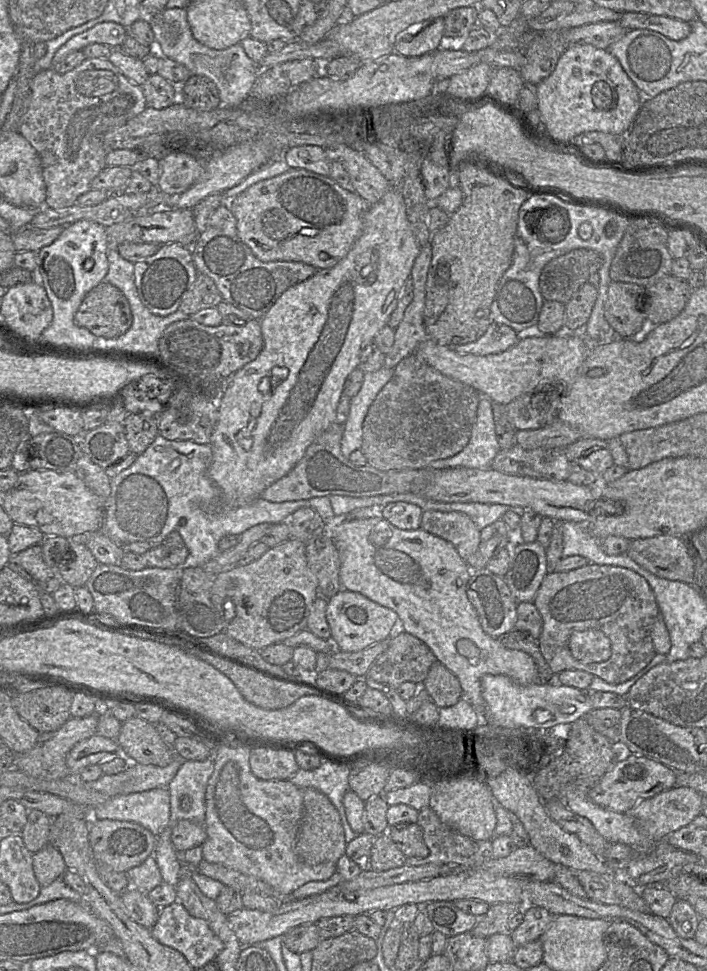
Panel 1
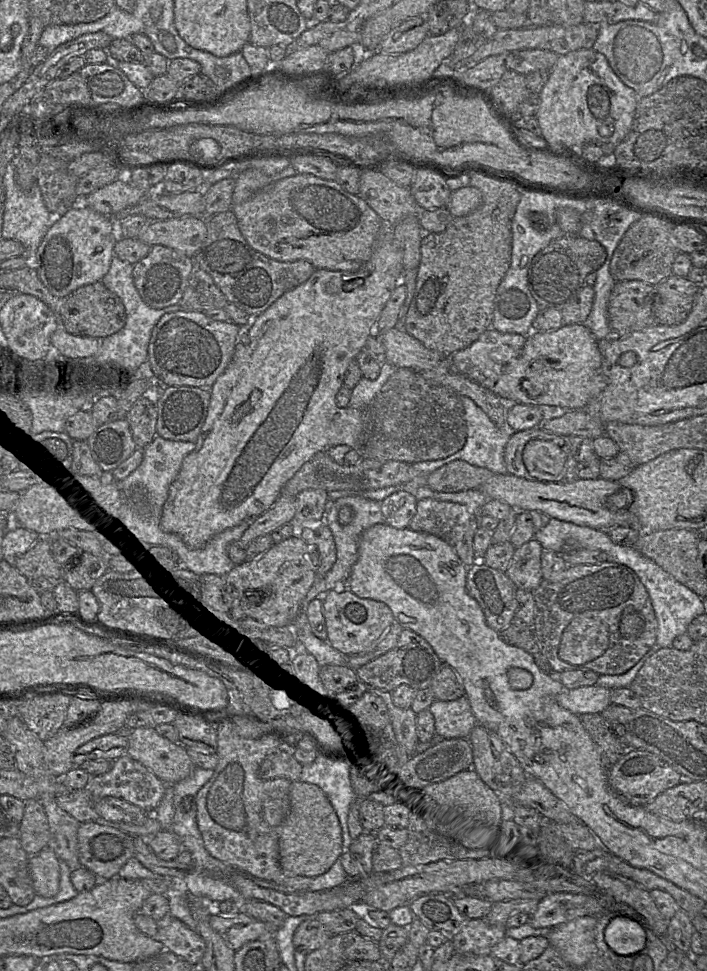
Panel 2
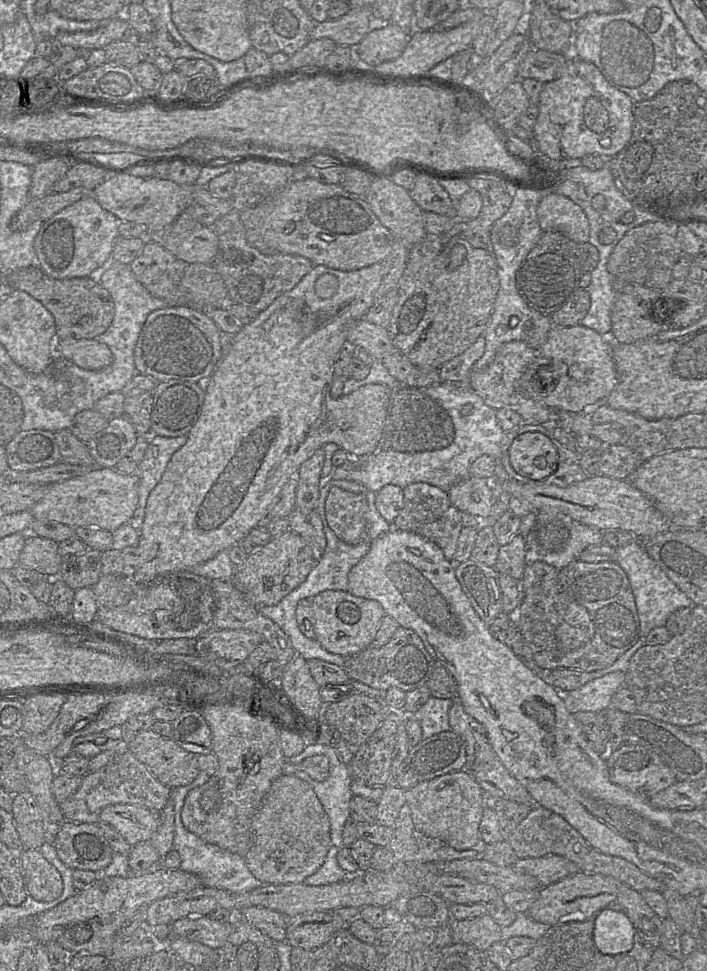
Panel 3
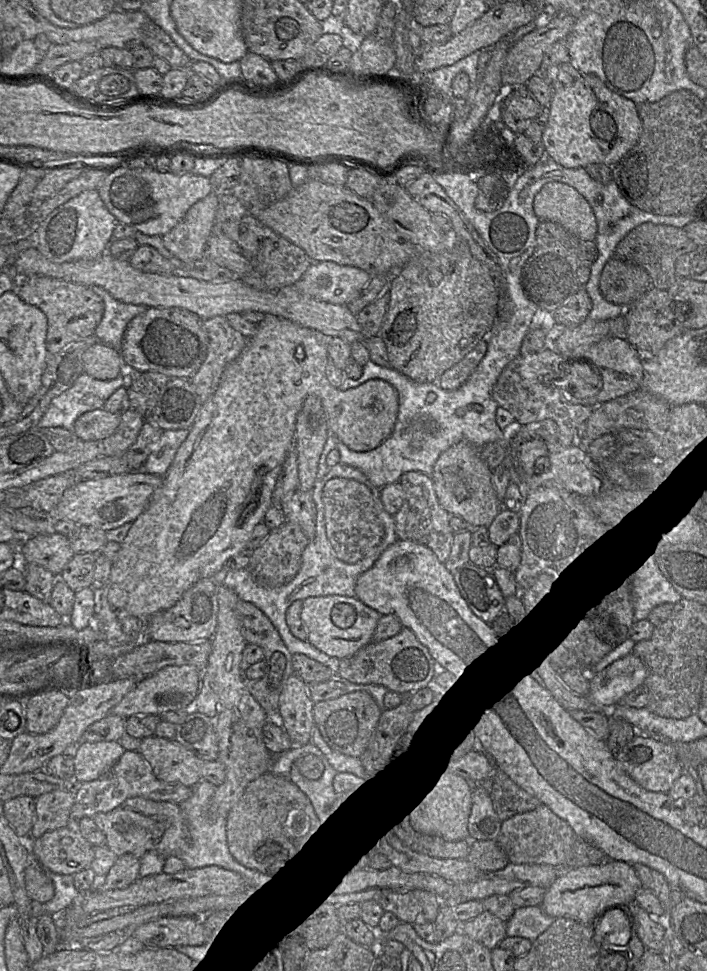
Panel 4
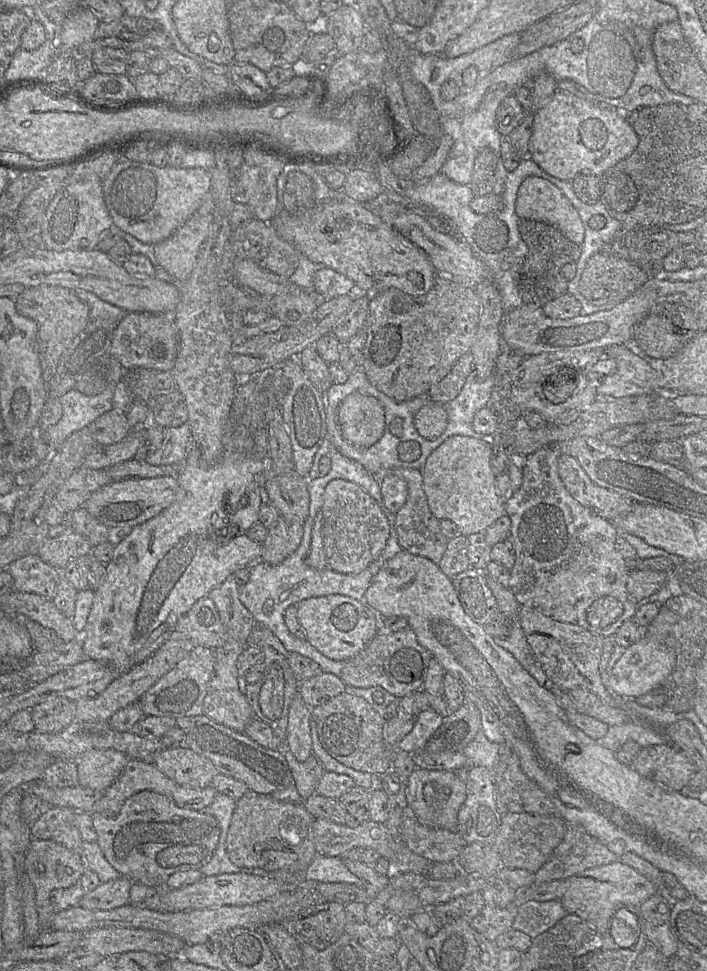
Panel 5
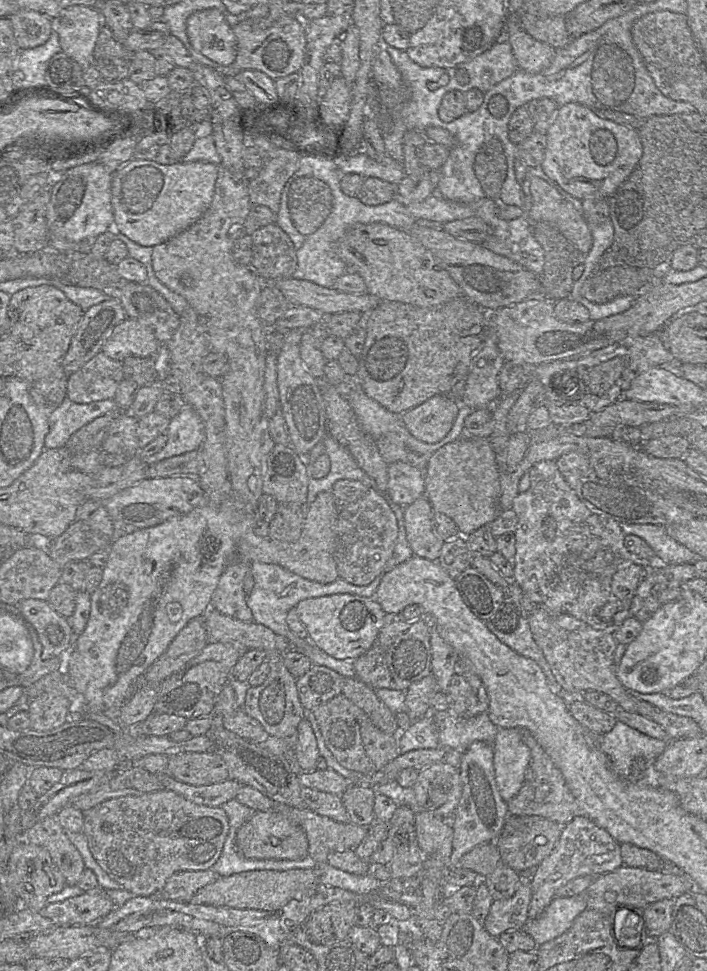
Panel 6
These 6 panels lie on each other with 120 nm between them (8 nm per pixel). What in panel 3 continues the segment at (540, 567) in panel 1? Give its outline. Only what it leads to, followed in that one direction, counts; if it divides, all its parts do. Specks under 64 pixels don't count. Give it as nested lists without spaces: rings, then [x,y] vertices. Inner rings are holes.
[[[520,534],[514,536],[505,546],[500,547],[494,569],[520,581],[526,569],[525,540]]]

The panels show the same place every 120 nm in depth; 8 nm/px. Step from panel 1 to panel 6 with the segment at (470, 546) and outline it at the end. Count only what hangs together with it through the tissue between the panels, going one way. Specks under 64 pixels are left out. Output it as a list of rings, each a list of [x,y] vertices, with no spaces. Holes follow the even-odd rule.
[[[425,495],[403,509],[407,540],[414,555],[437,561],[445,541],[435,531],[434,513]]]

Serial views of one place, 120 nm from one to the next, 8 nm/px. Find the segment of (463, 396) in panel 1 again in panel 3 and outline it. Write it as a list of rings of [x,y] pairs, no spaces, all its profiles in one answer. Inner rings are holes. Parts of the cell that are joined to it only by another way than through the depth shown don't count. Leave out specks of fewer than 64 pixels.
[[[403,384],[391,391],[380,448],[399,452],[442,449],[452,443],[454,436],[455,427],[447,412],[422,391]]]

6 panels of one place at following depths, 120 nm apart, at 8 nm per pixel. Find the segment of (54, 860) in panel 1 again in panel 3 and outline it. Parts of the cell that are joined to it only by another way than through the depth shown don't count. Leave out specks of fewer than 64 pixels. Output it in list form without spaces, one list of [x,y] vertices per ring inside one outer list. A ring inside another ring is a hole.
[[[38,849],[22,852],[22,870],[26,890],[34,900],[49,902],[61,896],[63,892],[61,874]]]

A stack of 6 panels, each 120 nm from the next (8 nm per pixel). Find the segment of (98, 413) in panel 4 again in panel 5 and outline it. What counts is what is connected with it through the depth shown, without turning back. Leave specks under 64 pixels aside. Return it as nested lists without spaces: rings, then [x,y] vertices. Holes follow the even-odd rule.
[[[111,409],[88,425],[96,446],[120,442],[131,431],[124,412]]]

